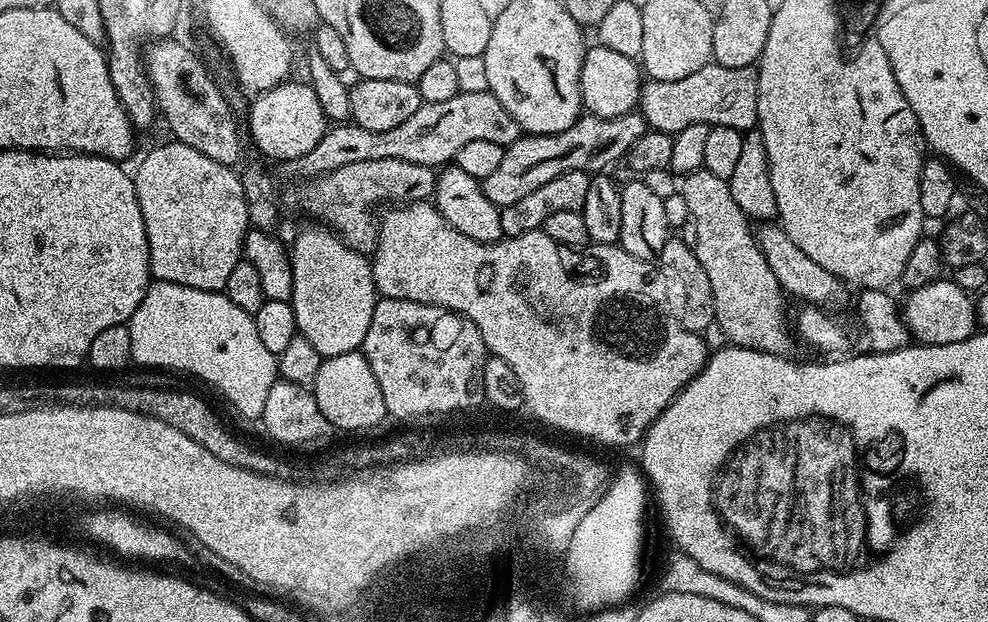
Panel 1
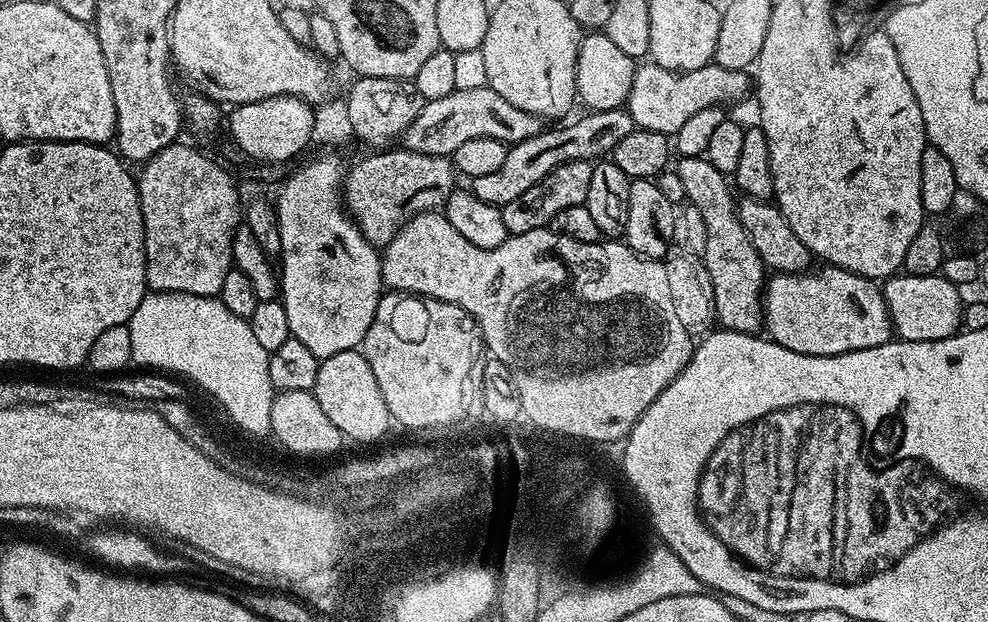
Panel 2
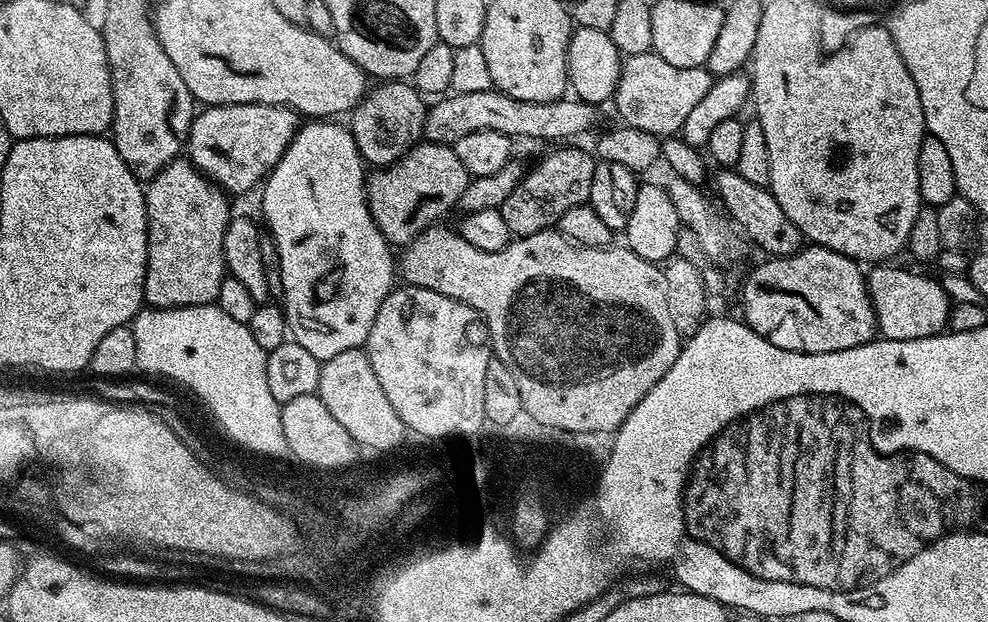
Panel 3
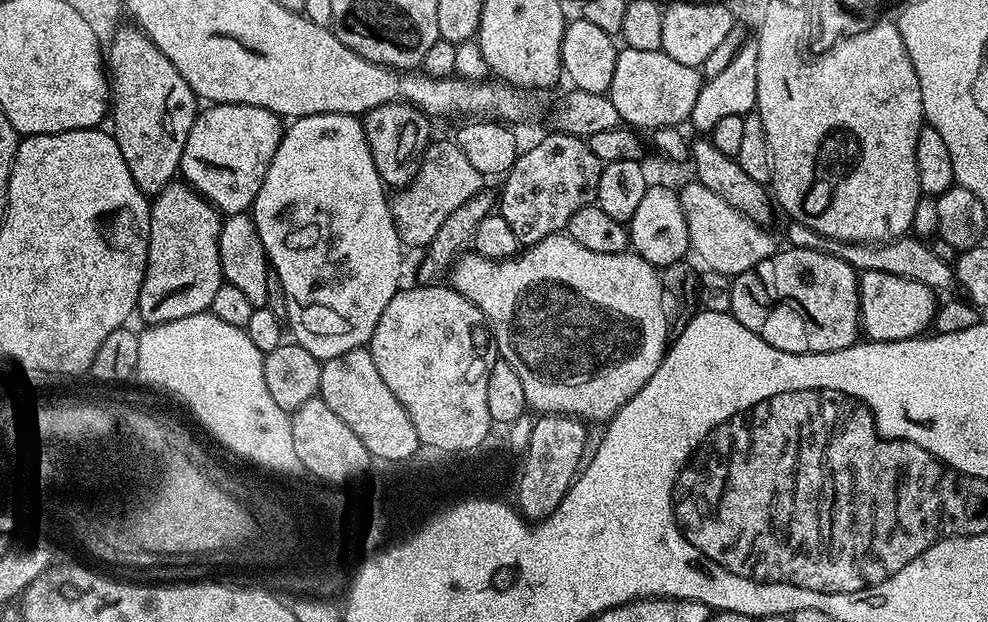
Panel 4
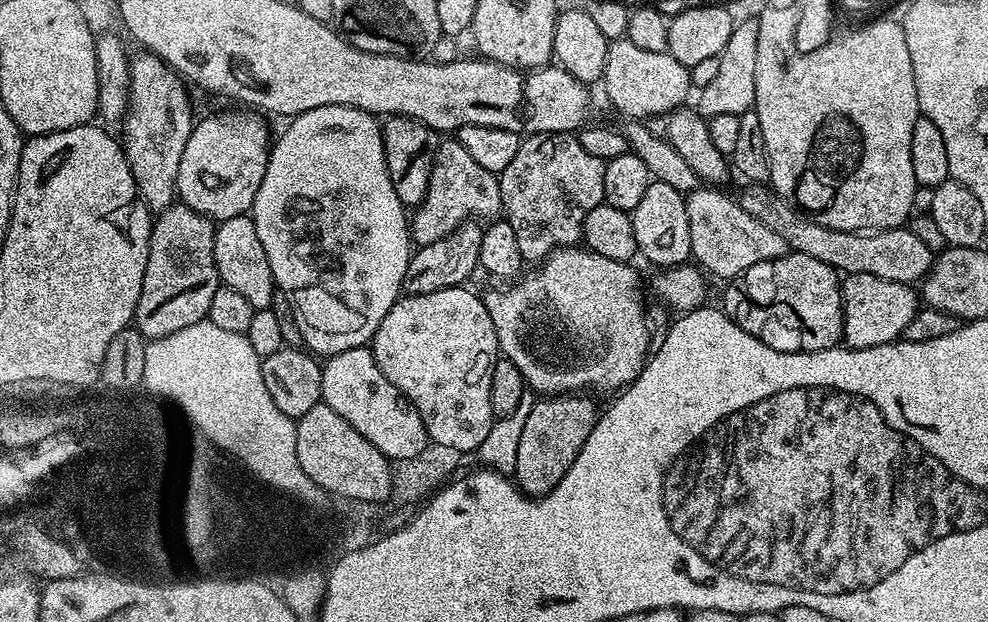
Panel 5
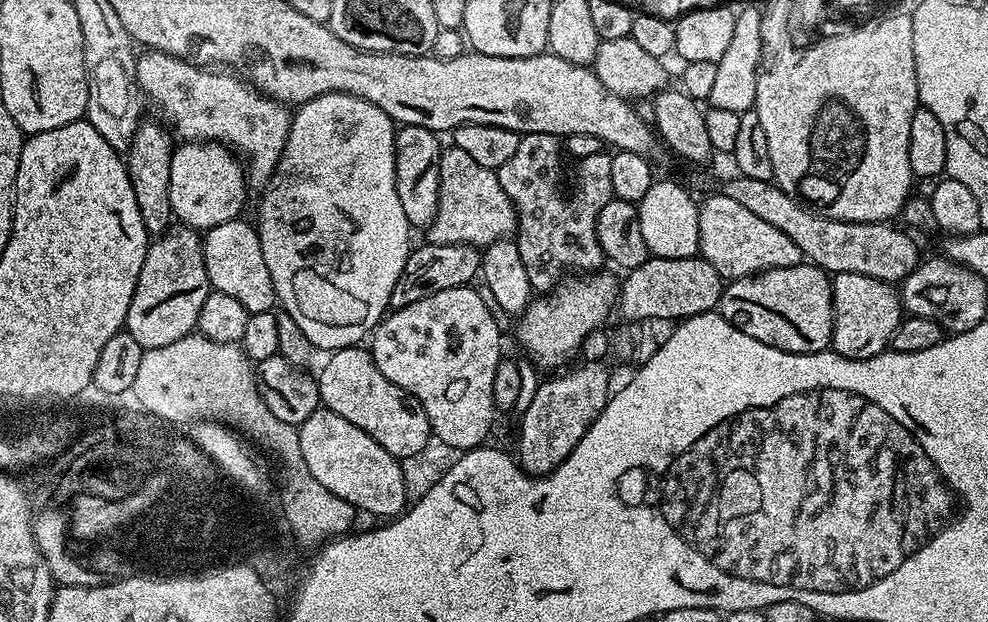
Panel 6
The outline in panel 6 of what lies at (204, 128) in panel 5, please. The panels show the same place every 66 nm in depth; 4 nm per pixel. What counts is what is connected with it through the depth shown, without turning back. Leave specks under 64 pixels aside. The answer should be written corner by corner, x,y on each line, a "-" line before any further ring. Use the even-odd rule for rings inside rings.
215,140
184,142
173,151
170,164
170,206
185,228
207,230
241,215
250,185
241,157
-
181,147
181,148
180,148

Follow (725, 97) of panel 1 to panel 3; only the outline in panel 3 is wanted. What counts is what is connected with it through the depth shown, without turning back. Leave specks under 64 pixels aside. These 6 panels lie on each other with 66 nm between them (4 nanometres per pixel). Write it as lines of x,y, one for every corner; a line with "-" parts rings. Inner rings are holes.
653,51
634,54
621,63
614,105
627,127
646,130
661,138
671,137
679,133
690,110
694,110
694,105
710,90
713,79
707,67
670,66
670,62

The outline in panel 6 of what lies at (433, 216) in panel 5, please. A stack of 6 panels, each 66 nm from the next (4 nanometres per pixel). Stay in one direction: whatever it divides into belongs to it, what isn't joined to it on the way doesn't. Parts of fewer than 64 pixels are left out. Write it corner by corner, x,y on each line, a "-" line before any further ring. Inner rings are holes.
448,146
440,154
440,201
426,229
429,244
472,244
485,249
489,244
511,237
516,230
516,208
510,202
495,171
478,166
466,150

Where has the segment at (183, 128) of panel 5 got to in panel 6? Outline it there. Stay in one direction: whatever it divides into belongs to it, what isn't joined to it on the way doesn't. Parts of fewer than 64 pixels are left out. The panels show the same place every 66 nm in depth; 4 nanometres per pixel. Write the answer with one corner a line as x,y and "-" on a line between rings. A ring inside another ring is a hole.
141,123
136,130
136,136
132,139
132,147
126,153
126,163
128,165
128,177
134,186
134,198
138,202
138,214
142,214
142,226
146,226
149,237
155,238
173,227
174,217
170,206
170,164
174,151
174,136
163,123
148,124

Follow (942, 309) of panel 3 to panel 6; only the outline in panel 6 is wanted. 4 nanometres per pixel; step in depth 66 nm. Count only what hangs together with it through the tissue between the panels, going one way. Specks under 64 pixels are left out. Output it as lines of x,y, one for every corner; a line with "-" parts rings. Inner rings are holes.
838,273
832,281
831,351
851,360
865,360
885,351
892,343
894,330
902,319
899,291
891,283
866,274

